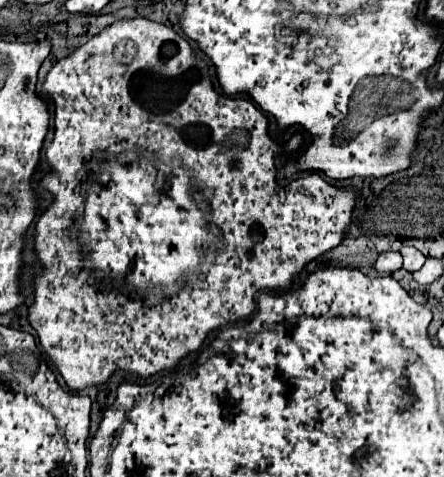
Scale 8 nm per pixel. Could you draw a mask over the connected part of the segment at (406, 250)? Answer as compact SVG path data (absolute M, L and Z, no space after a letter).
M403 247L401 255L403 255L403 269L407 269L411 273L415 269L421 269L423 263L425 263L425 255L415 247Z

